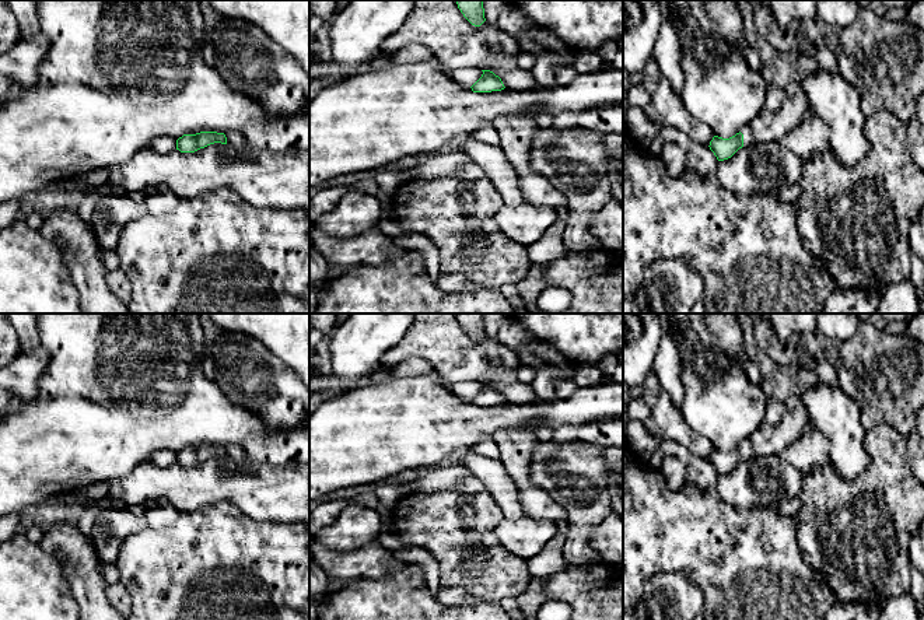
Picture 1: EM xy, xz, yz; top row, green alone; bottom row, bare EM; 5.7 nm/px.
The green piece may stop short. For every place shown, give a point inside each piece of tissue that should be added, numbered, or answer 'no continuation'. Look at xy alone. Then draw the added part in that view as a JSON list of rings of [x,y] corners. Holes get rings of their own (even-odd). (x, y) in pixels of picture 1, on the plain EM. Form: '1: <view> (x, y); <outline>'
no continuation

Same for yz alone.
1: yz (769, 440); [[[799,404],[787,410],[778,425],[762,424],[745,442],[743,460],[763,460],[771,455],[777,455],[787,445],[801,438],[806,432],[809,416],[806,409]]]

